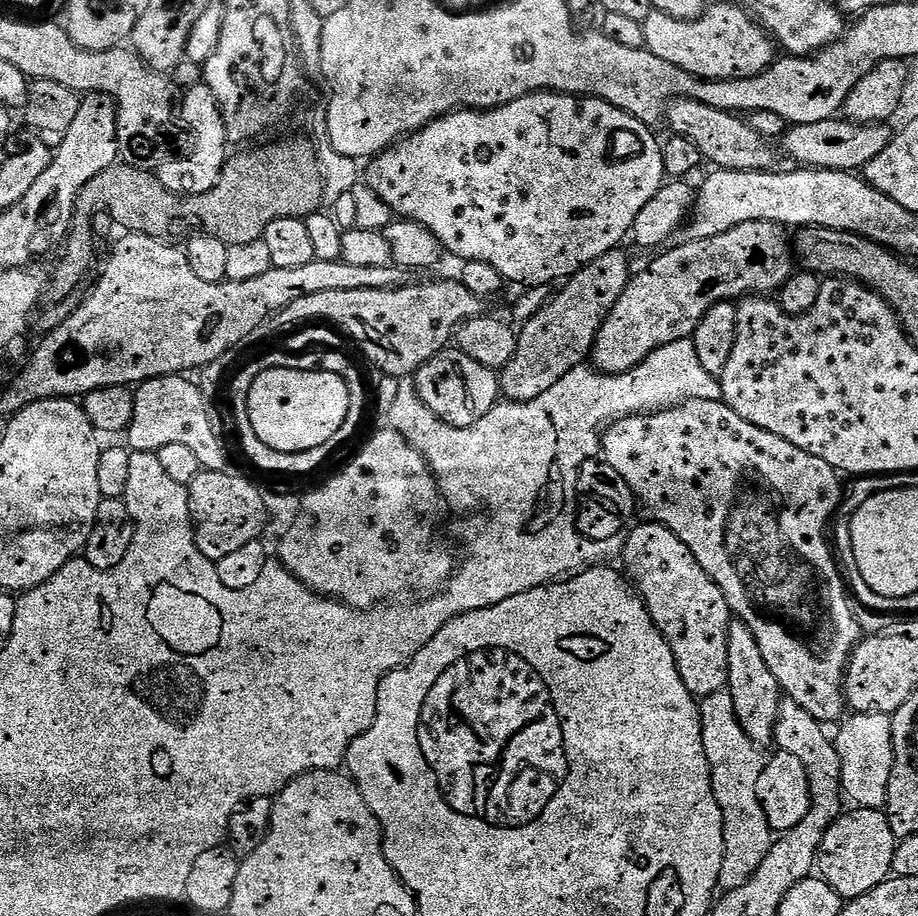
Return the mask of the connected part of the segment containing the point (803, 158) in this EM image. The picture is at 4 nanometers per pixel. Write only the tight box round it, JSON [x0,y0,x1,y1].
[782,118,893,173]

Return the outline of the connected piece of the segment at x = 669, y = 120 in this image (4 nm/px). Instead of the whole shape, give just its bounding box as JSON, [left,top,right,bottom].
[666,99,773,172]

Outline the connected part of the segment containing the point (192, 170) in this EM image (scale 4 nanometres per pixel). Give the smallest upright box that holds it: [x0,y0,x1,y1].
[154,82,230,196]

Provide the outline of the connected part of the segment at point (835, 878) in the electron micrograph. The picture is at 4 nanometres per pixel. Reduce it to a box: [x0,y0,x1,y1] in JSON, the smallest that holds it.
[818,807,898,900]

